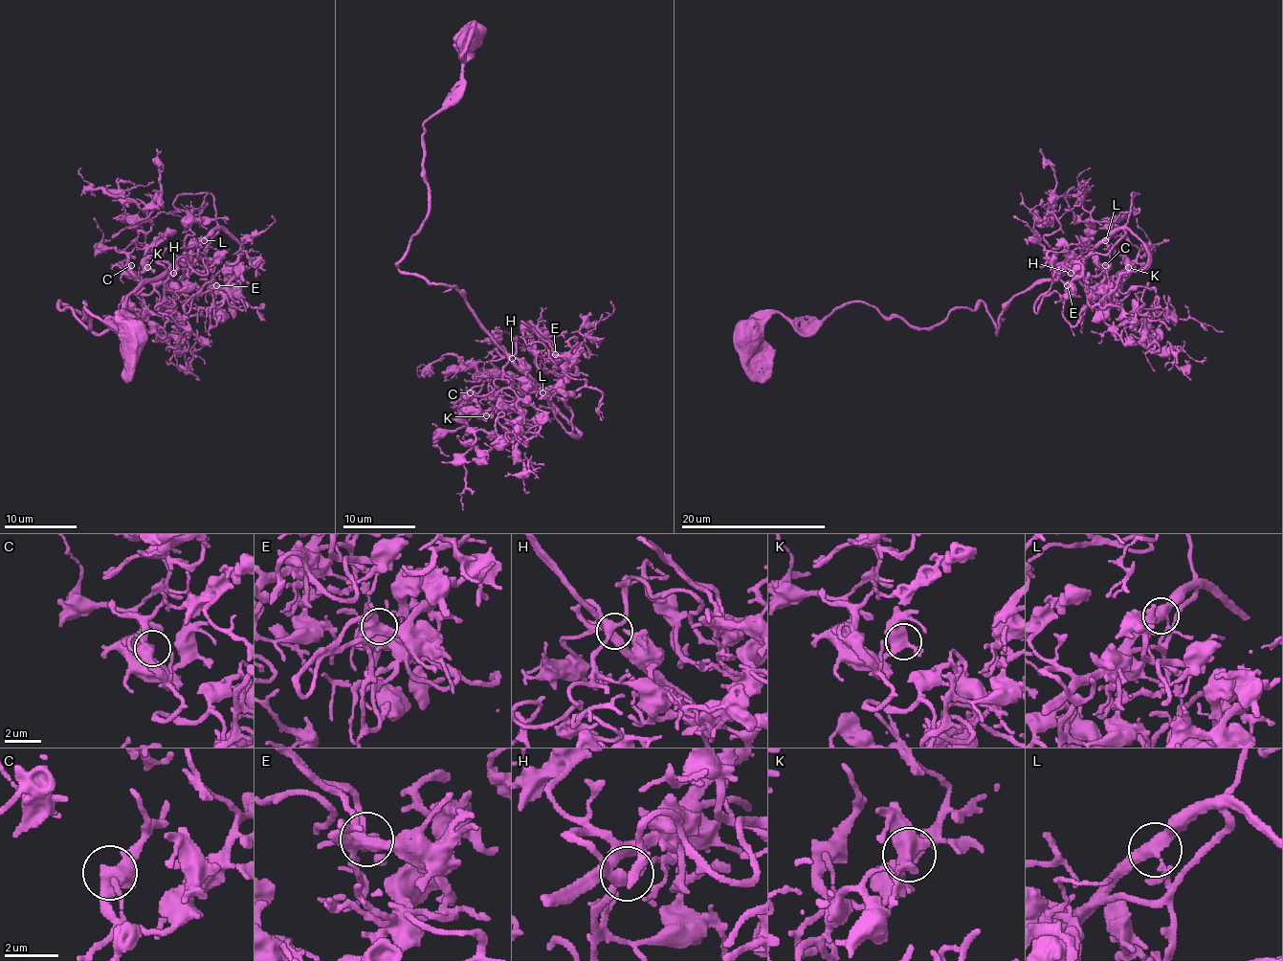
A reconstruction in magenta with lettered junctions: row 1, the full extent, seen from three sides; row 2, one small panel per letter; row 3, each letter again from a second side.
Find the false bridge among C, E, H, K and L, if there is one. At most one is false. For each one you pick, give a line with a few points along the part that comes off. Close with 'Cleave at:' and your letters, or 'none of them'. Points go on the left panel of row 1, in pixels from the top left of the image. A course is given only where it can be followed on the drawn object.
Cleave at: none of them

